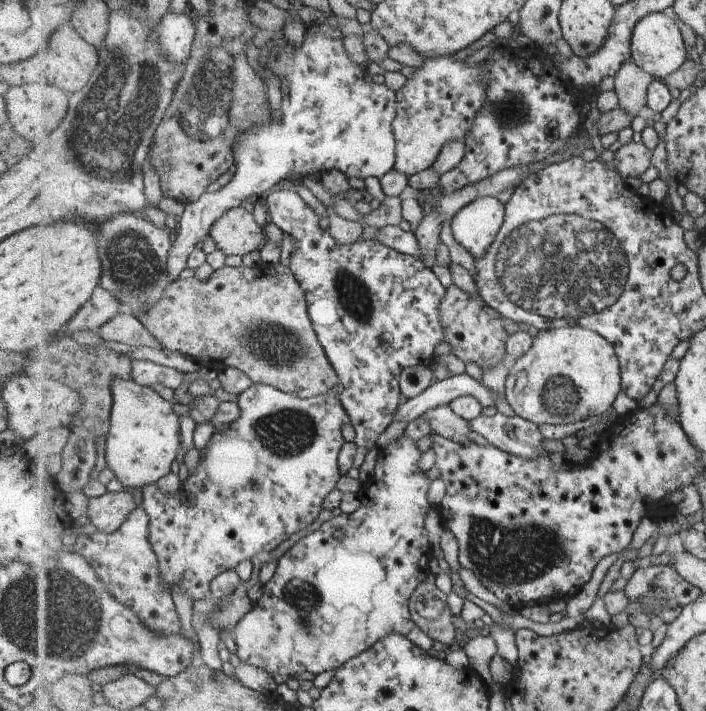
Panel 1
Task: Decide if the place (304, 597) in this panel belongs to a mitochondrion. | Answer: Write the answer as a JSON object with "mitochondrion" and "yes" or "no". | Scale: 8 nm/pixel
{"mitochondrion":"yes"}

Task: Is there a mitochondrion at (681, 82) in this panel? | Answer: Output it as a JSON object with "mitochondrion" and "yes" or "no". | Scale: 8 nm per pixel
{"mitochondrion":"no"}

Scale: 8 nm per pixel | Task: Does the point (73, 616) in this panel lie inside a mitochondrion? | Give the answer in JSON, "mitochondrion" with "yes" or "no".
{"mitochondrion":"yes"}

